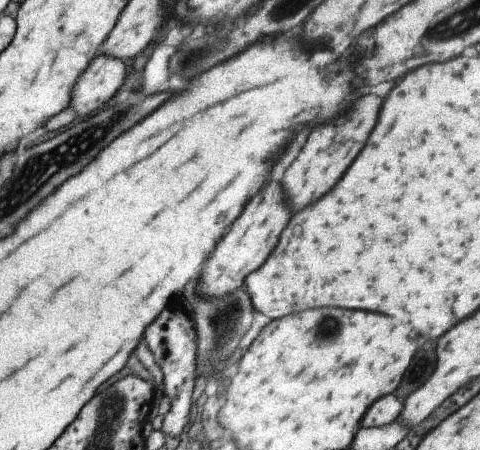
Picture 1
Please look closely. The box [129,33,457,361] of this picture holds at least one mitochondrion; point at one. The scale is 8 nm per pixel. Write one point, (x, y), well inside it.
(328, 328)

